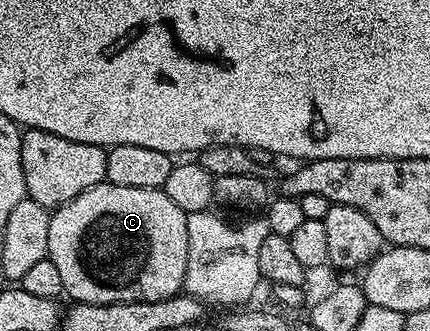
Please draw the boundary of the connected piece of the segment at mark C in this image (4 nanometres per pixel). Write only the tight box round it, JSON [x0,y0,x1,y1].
[47,183,189,304]

